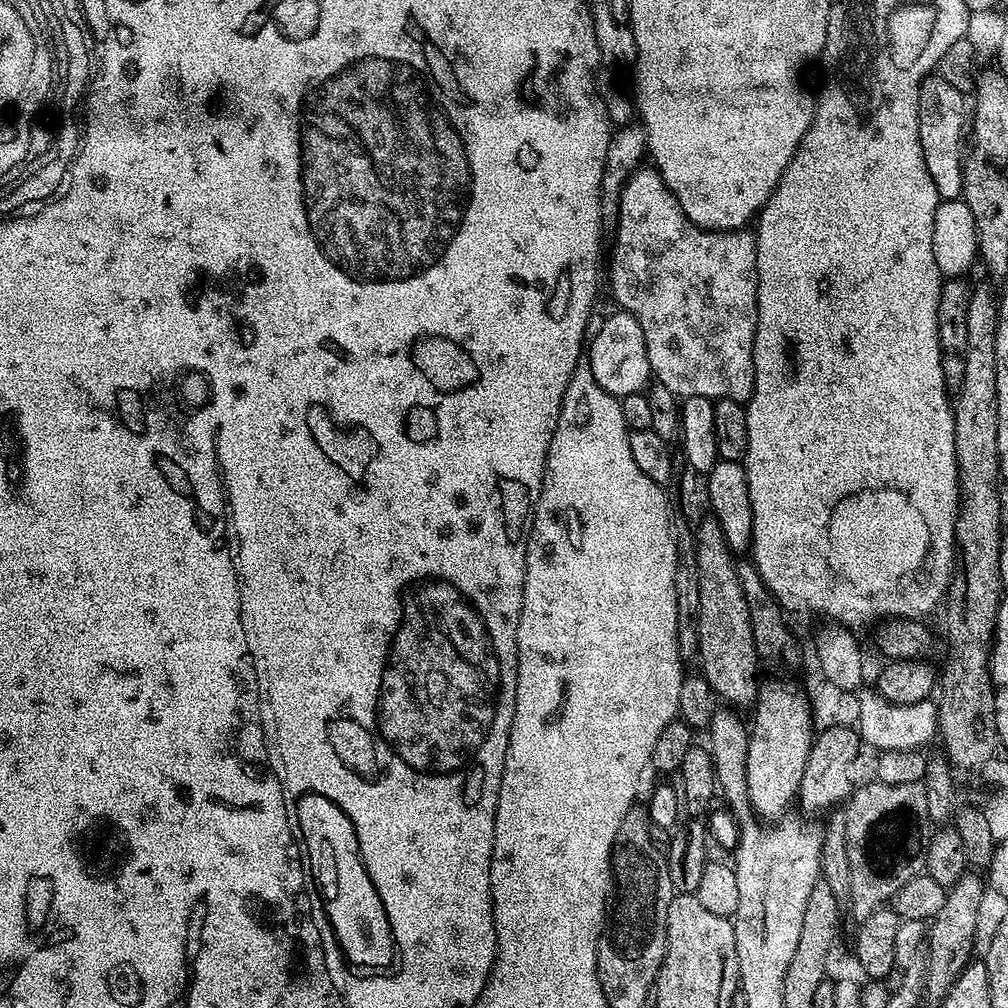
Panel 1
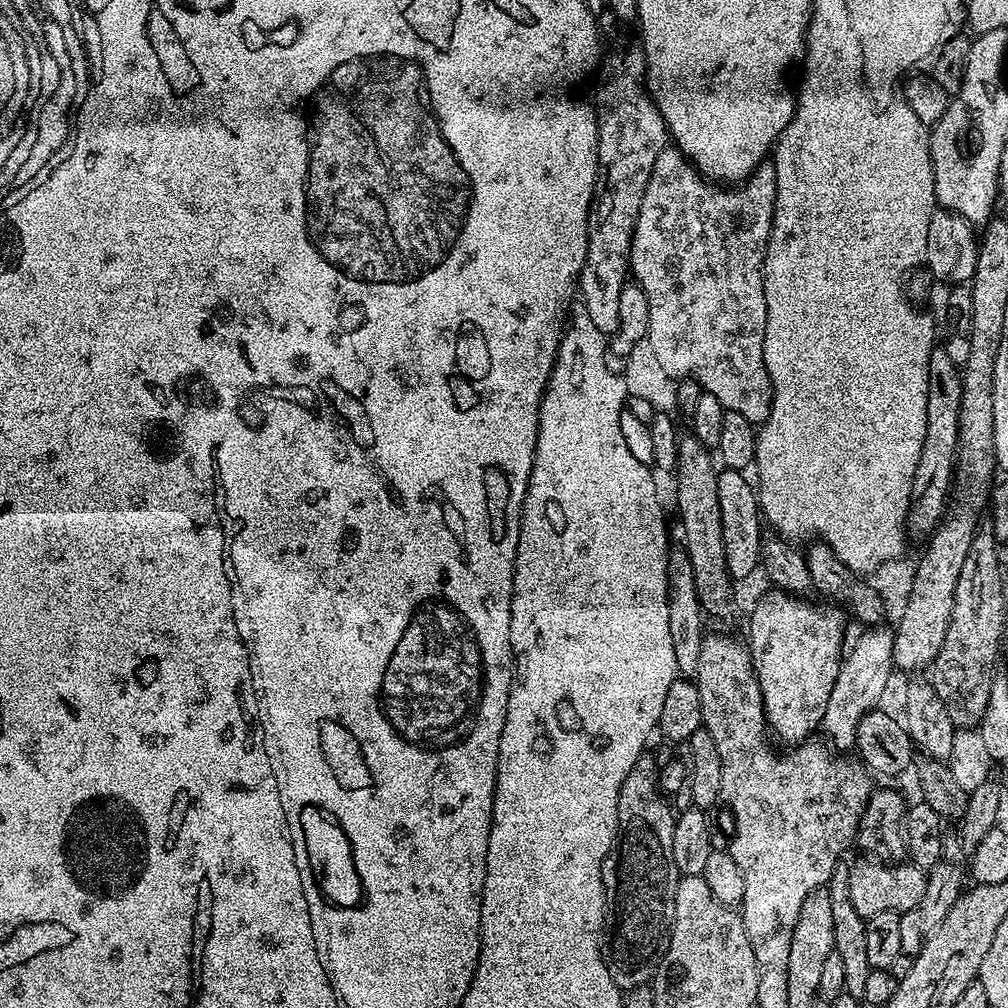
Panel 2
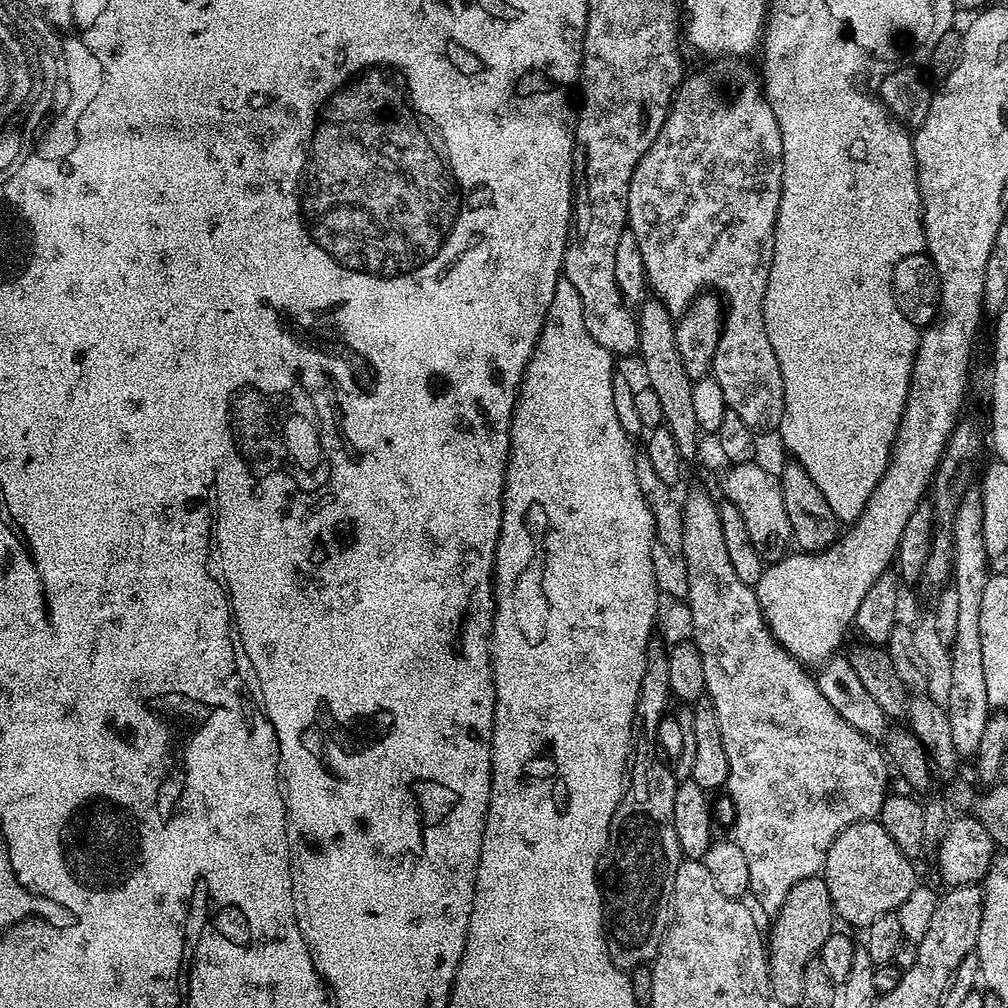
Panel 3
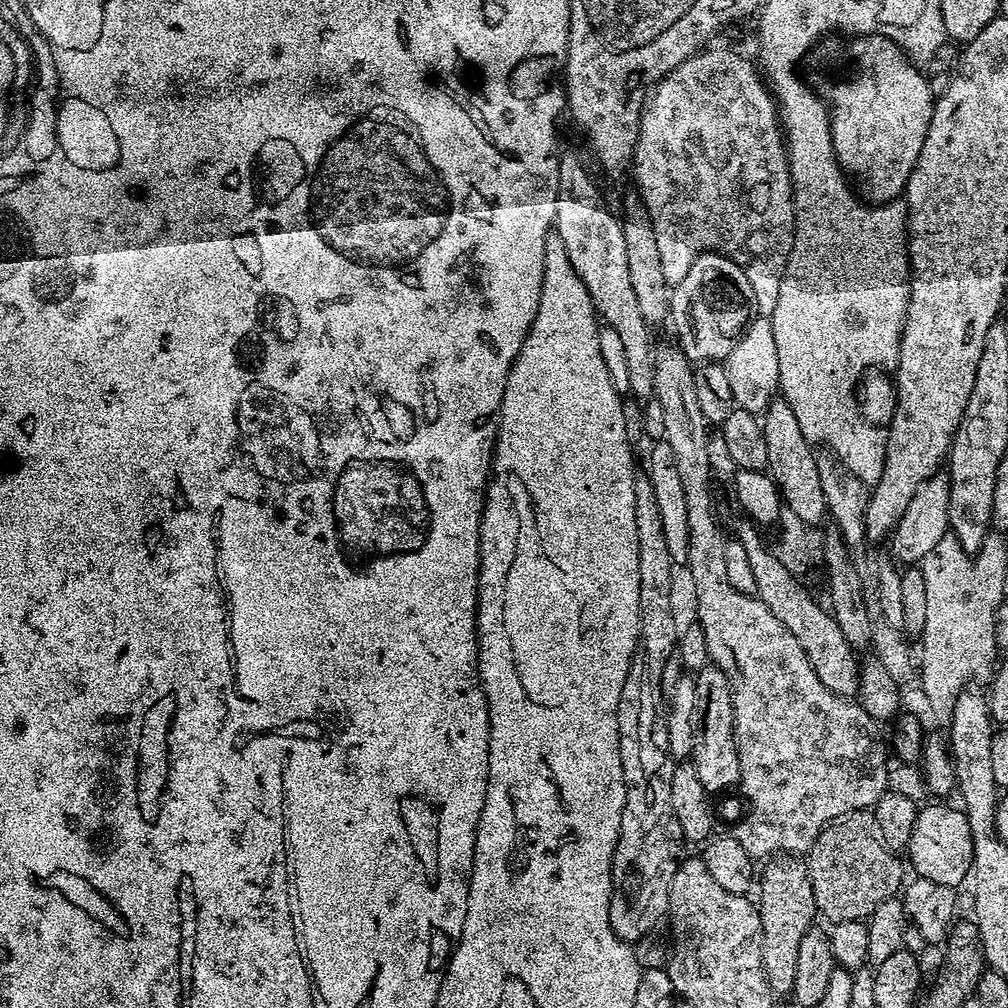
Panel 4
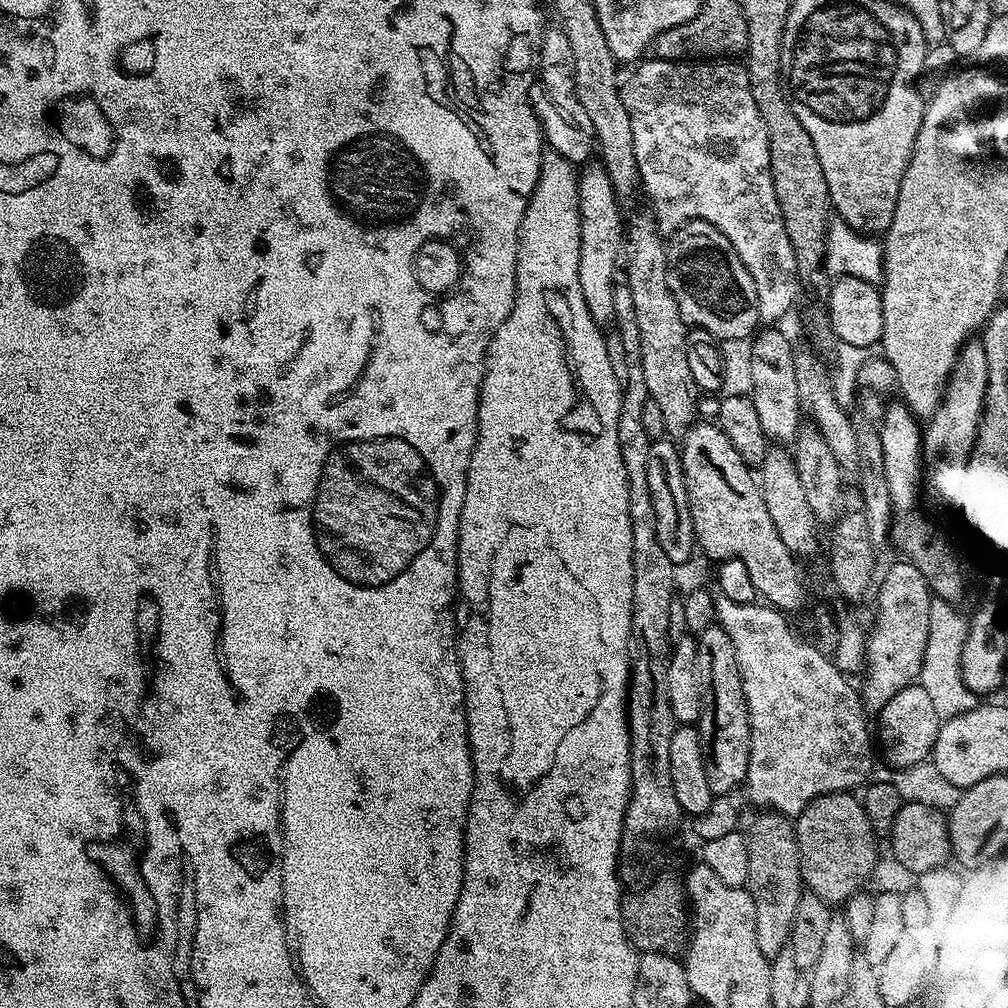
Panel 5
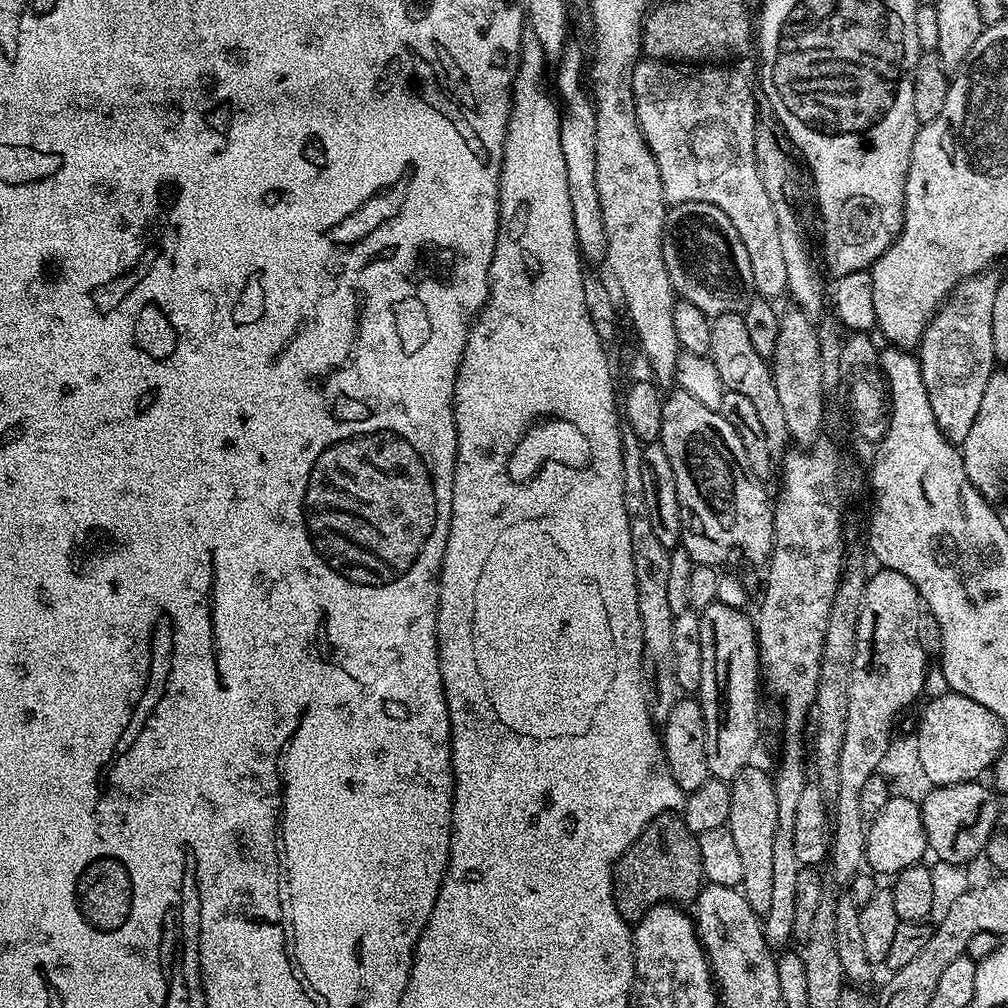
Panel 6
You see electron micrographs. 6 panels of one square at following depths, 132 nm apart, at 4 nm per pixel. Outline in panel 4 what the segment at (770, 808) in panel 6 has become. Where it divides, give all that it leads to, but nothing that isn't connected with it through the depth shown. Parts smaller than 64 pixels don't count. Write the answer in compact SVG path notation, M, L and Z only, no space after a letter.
M781 854L769 859L763 865L763 868L758 876L758 892L760 888L758 907L760 909L760 921L762 922L762 970L770 991L777 997L784 995L787 997L794 986L798 946L801 945L806 932L814 926L815 920L812 919L817 919L818 916L814 902L814 886L810 886L808 865L799 855Z

